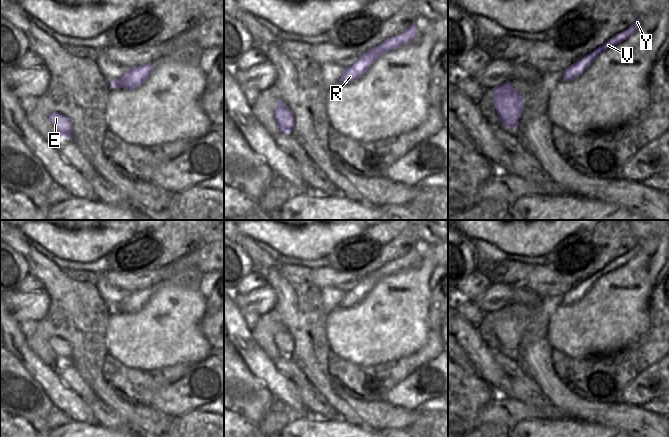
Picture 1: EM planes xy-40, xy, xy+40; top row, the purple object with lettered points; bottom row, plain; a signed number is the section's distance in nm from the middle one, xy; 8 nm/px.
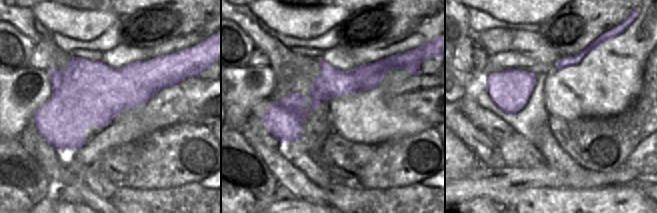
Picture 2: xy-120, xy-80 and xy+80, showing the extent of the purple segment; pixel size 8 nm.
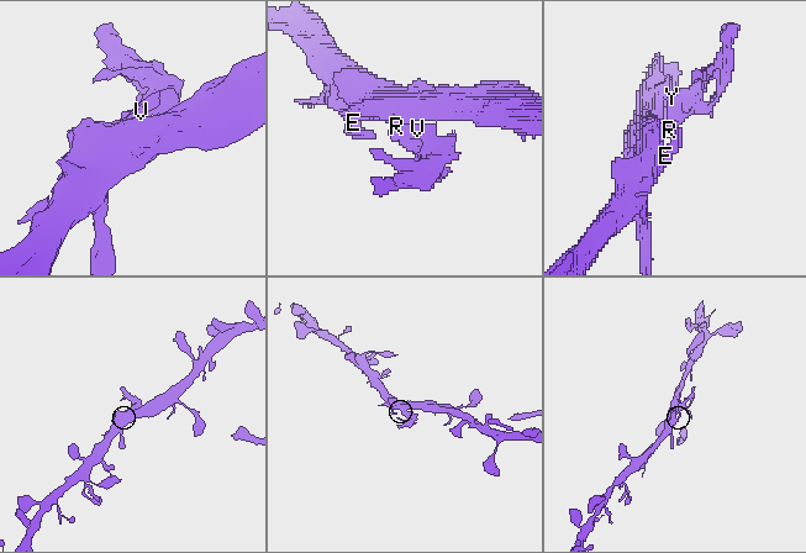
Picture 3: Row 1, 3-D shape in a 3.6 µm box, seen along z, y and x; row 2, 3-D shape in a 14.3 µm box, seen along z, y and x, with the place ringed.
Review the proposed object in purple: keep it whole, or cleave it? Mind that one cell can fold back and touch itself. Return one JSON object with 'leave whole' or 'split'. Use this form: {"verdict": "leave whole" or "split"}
{"verdict": "split"}

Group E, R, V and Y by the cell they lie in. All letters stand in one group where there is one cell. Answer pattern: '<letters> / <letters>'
E R / V Y

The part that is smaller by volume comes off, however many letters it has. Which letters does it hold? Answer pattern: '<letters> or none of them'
V, Y

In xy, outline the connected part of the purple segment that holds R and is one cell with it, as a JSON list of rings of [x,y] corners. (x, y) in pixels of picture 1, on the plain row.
[[[368,274],[365,278],[364,282],[361,281],[352,290],[345,292],[343,299],[339,303],[340,308],[350,308],[361,302],[378,282],[372,274]]]

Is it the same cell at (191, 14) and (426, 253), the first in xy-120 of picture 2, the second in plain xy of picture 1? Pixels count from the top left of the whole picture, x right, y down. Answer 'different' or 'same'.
different

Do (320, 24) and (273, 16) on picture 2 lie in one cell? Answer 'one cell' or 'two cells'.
one cell

